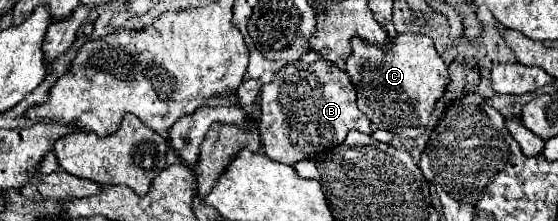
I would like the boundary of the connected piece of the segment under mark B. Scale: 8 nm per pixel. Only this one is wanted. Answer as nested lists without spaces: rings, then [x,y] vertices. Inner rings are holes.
[[[321,59],[311,65],[305,61],[295,61],[295,63],[285,65],[271,83],[263,85],[259,133],[261,133],[263,149],[273,161],[293,165],[303,159],[313,159],[319,155],[319,147],[321,147],[321,151],[329,151],[329,149],[341,145],[351,129],[357,129],[367,135],[373,133],[369,117],[357,109],[355,89],[351,85],[349,77],[345,75],[345,71],[329,69],[329,65],[325,65],[325,61],[321,61]]]

